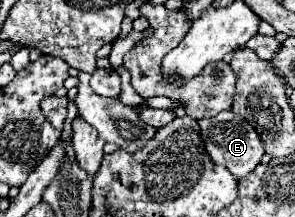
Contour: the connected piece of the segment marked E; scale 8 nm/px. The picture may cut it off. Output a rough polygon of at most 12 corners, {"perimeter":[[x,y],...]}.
{"perimeter":[[228,112],[198,120],[212,162],[246,178],[264,156],[256,130]]}

